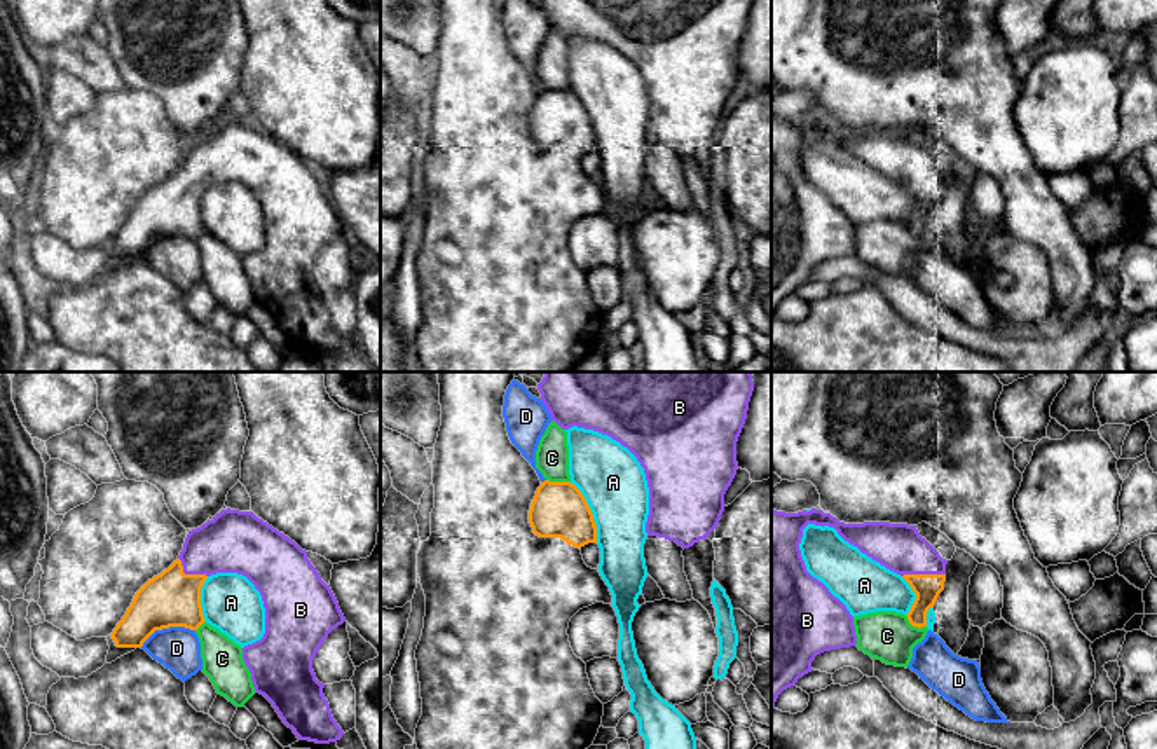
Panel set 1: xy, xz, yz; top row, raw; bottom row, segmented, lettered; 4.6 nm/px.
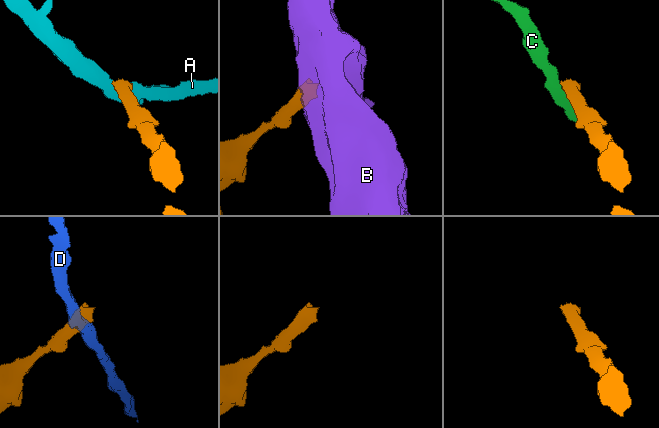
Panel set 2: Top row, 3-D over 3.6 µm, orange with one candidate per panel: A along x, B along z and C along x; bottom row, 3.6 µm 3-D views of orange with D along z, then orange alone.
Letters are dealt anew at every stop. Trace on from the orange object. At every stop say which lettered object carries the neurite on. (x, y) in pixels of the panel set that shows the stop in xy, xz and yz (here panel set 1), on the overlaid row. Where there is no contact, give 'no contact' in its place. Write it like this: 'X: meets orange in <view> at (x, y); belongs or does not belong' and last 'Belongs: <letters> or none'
A: meets orange in xz at (590, 512); does not belong
B: meets orange in yz at (924, 575); belongs
C: meets orange in yz at (915, 625); does not belong
D: meets orange in xy at (166, 627); does not belong
Belongs: B

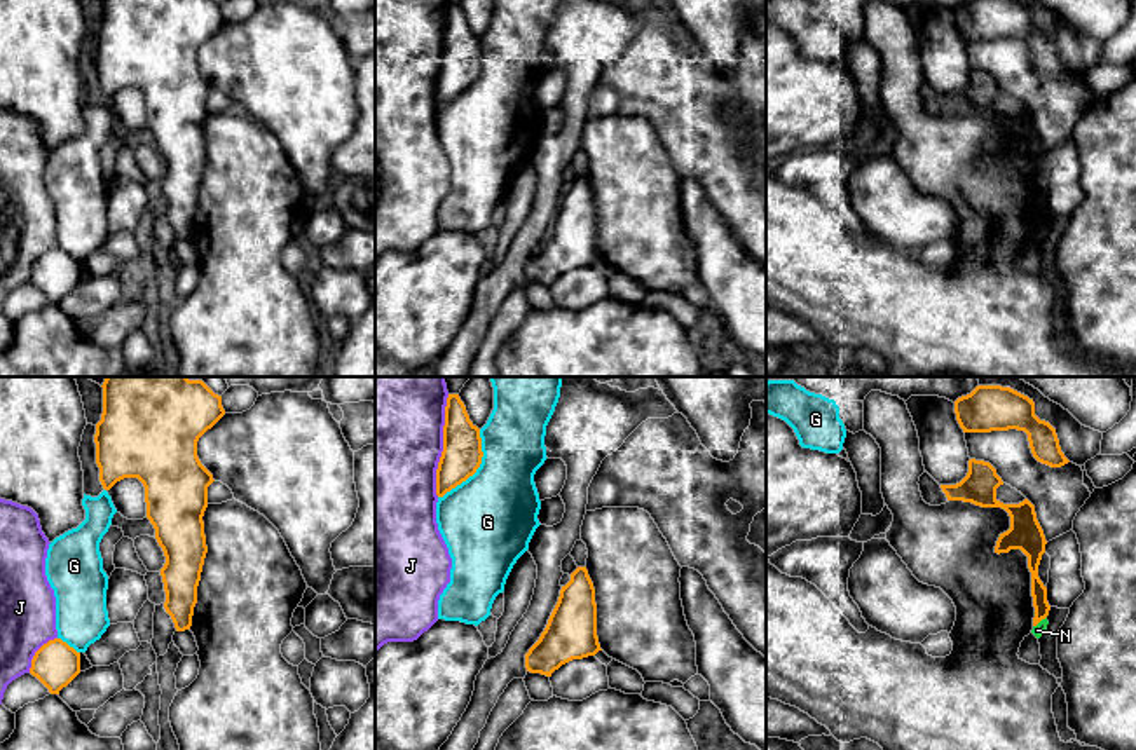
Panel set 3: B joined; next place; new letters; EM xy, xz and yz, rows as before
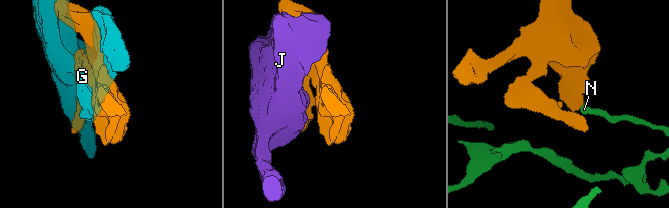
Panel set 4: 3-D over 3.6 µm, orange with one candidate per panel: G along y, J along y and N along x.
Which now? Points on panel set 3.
G: meets orange in xz at (477, 468); does not belong
J: meets orange in xz at (444, 445); does not belong
N: meets orange in yz at (1039, 621); does not belong
Belongs: none

